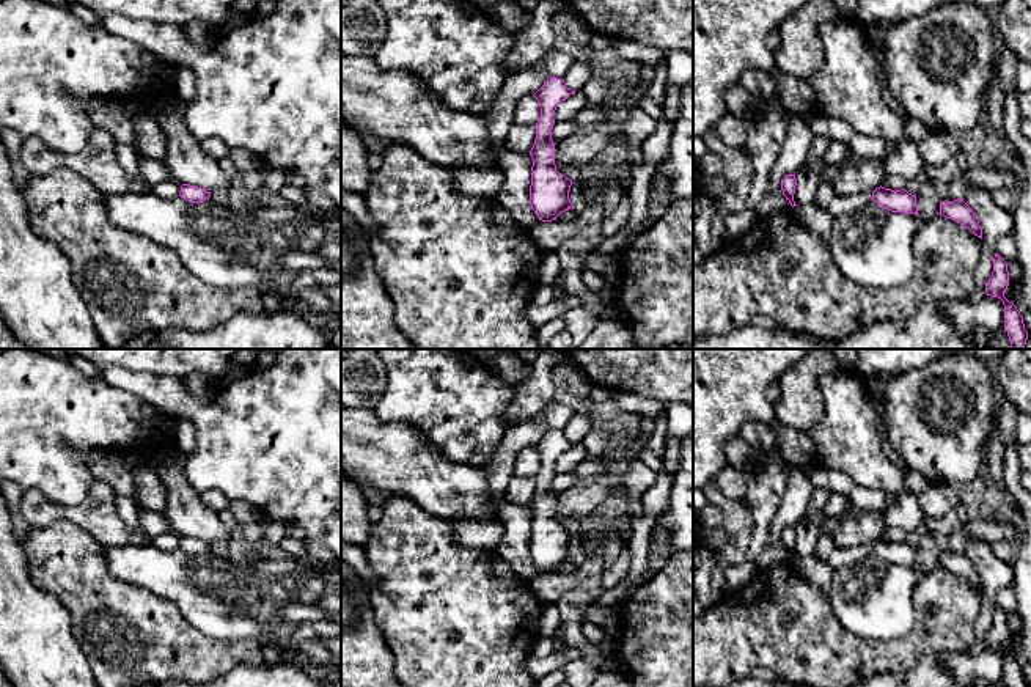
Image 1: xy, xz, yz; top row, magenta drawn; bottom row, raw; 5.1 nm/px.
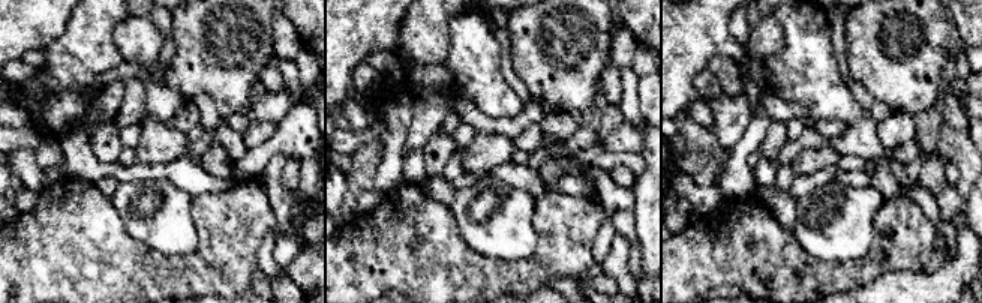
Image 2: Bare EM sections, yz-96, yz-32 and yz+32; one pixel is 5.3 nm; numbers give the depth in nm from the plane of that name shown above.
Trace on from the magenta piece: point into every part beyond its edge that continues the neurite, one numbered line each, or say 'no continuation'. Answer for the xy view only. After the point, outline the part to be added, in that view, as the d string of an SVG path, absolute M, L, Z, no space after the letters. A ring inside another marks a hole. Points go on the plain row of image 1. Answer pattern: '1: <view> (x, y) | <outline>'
no continuation

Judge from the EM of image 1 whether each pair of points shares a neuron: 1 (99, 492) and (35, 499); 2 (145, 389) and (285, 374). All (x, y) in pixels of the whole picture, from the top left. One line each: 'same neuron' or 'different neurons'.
1: same neuron
2: same neuron

